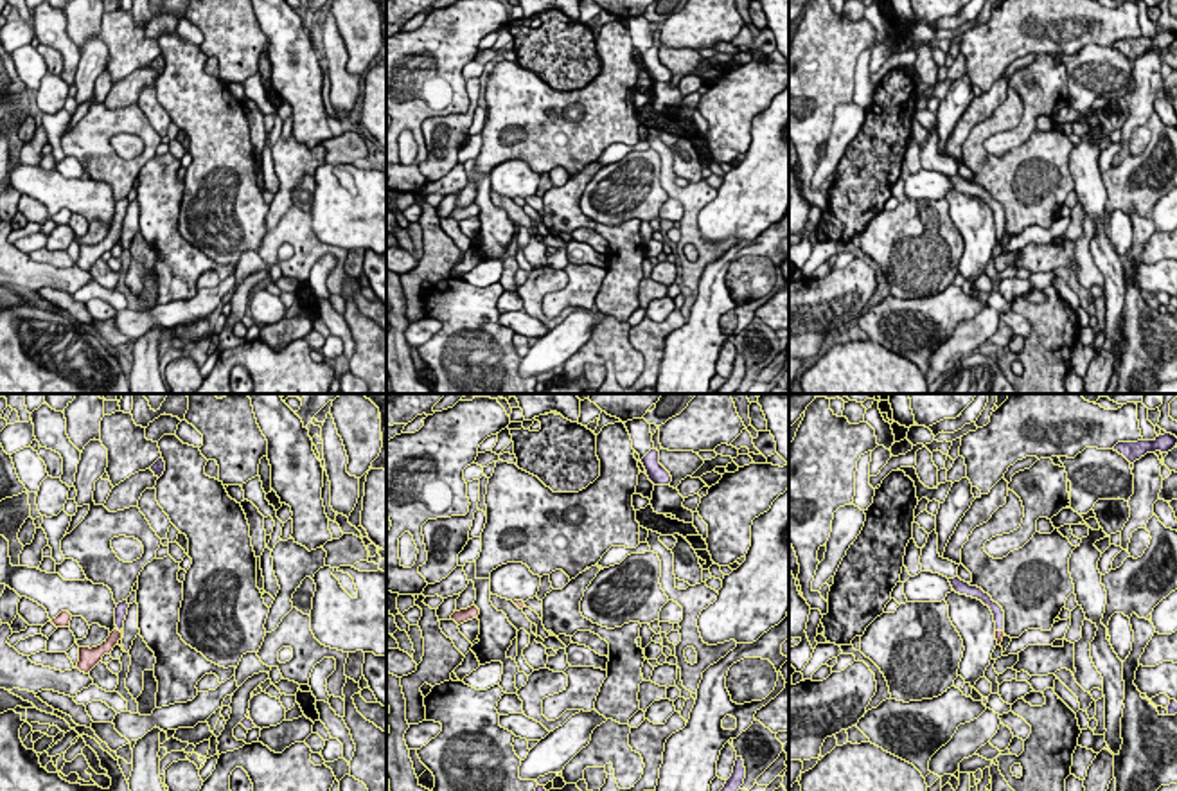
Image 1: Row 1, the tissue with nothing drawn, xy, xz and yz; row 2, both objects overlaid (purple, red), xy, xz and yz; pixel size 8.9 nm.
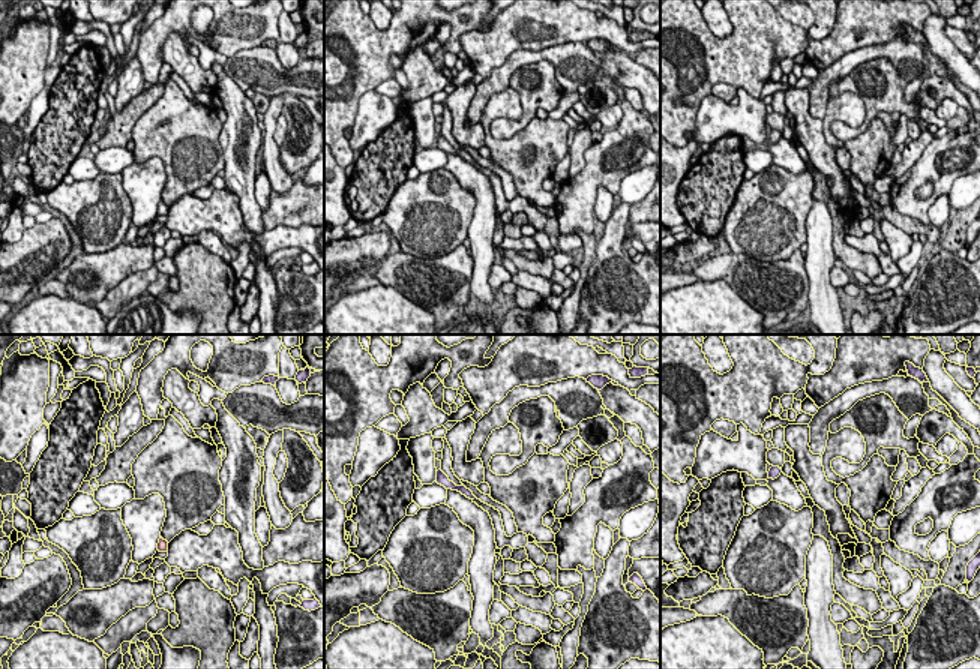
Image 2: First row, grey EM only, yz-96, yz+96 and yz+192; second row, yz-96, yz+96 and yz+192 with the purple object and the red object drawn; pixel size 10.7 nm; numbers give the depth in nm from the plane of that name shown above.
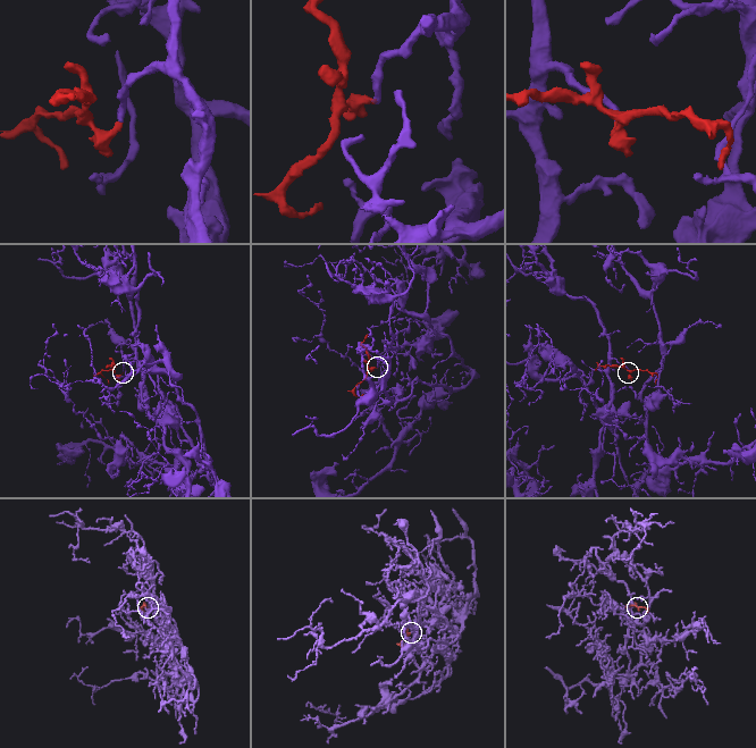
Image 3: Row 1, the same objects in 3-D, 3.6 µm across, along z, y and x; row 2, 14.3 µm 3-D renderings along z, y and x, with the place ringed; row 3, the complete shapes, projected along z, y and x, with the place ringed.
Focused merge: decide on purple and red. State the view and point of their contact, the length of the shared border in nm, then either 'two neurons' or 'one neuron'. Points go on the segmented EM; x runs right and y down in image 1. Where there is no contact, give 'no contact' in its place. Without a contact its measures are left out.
yz (1000, 630) | 80 nm | one neuron

